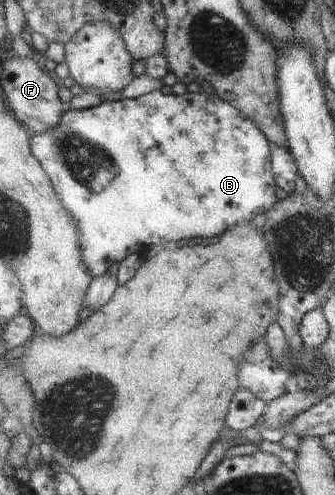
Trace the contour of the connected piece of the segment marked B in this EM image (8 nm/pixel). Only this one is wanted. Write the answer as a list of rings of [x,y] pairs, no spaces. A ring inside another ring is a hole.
[[[155,90],[139,98],[117,100],[116,102],[108,102],[100,104],[92,108],[77,110],[71,109],[67,104],[62,122],[54,128],[49,128],[47,132],[36,134],[32,138],[32,149],[34,154],[42,162],[46,172],[50,174],[50,178],[54,181],[54,186],[58,190],[58,194],[63,199],[63,203],[70,209],[77,225],[80,227],[80,238],[84,253],[85,263],[94,278],[104,276],[105,274],[117,270],[129,256],[139,254],[145,247],[153,247],[159,245],[161,241],[189,241],[195,237],[203,237],[203,239],[213,239],[213,237],[221,237],[225,231],[229,231],[235,225],[249,225],[255,217],[266,215],[271,210],[275,210],[279,199],[278,179],[274,172],[274,153],[272,143],[263,133],[263,130],[250,117],[247,117],[236,105],[225,101],[219,93],[211,94],[206,92],[186,94],[165,94],[161,90]],[[111,155],[111,161],[117,163],[123,171],[123,185],[111,185],[111,197],[91,197],[91,192],[86,187],[91,185],[91,179],[95,175],[97,169],[93,169],[95,165],[107,161]]]

